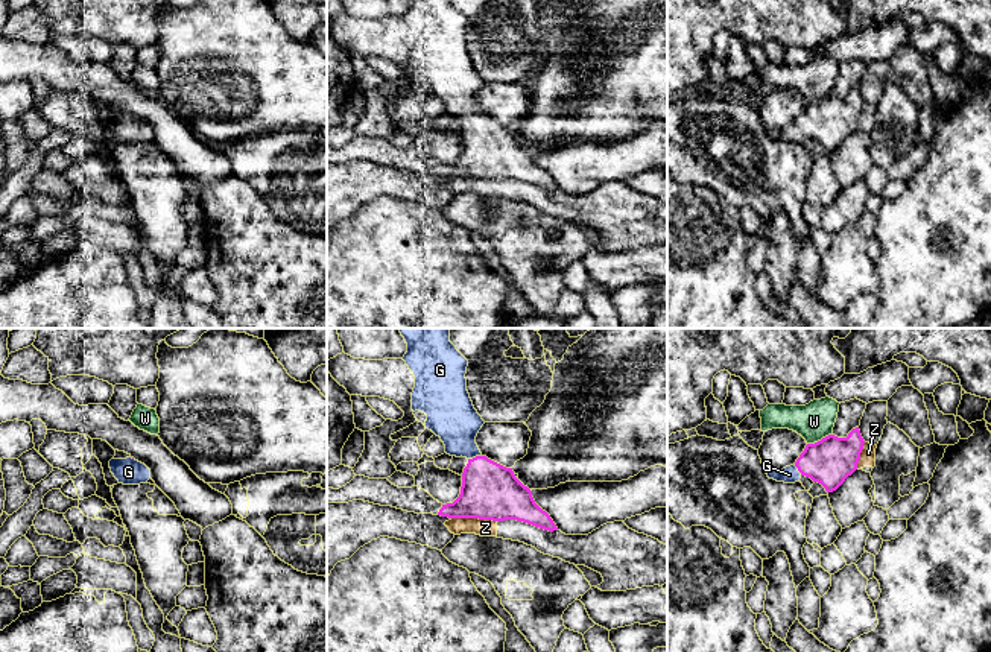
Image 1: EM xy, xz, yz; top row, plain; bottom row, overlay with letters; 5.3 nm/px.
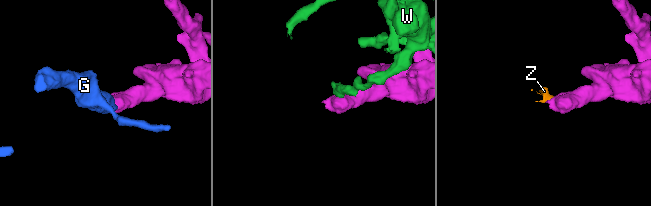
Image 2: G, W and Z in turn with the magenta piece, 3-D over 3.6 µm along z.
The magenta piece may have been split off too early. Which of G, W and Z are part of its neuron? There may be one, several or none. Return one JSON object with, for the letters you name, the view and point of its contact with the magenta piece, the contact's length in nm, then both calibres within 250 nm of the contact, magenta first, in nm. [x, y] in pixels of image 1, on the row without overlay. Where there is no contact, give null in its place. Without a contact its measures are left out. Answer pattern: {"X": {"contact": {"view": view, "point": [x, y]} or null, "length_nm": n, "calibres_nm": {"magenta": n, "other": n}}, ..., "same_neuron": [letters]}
{"G": {"contact": {"view": "xz", "point": [476, 116]}, "length_nm": 80, "calibres_nm": {"magenta": 300, "other": 260}}, "same_neuron": ["G"]}

